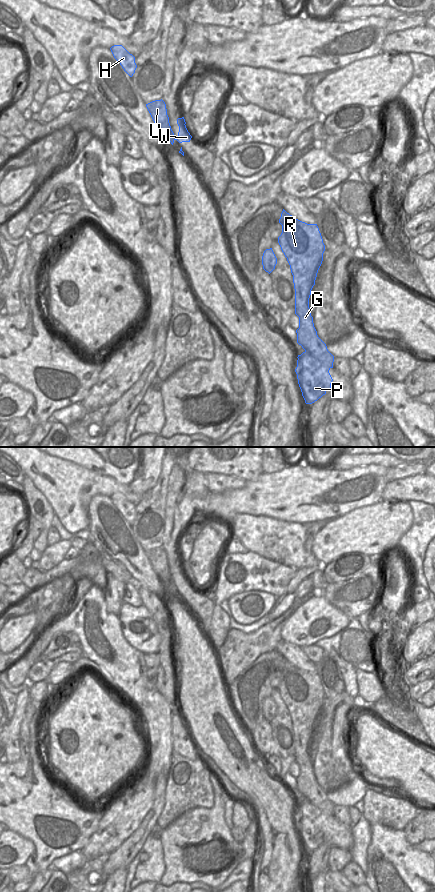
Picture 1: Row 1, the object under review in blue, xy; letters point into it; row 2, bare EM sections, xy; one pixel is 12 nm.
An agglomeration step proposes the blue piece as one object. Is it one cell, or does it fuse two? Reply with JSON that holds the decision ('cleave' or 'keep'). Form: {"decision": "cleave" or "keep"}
{"decision": "cleave"}

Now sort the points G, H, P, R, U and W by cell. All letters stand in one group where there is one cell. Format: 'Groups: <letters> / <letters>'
Groups: G H R U W / P.

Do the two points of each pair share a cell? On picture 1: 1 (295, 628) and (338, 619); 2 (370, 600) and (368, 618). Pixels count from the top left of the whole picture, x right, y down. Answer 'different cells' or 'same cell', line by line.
1: same cell
2: different cells

